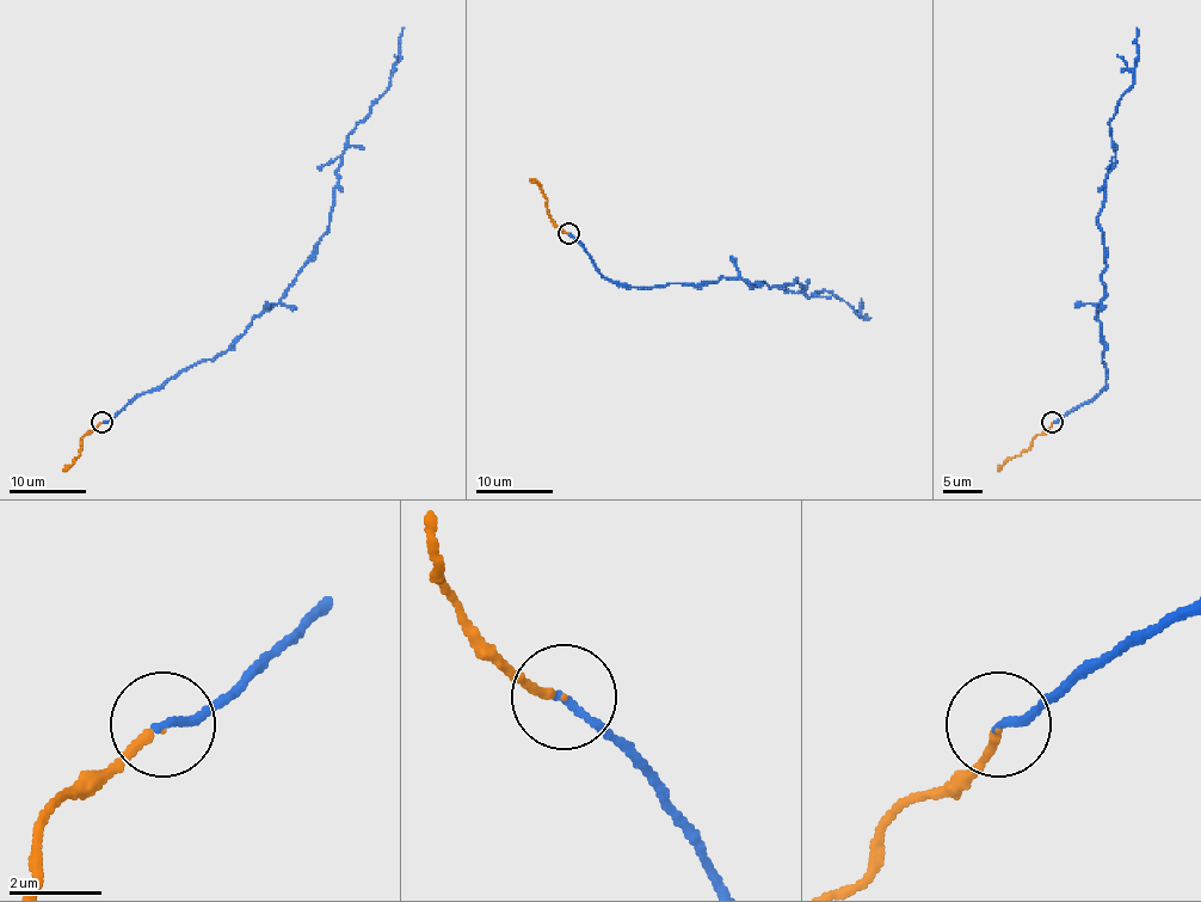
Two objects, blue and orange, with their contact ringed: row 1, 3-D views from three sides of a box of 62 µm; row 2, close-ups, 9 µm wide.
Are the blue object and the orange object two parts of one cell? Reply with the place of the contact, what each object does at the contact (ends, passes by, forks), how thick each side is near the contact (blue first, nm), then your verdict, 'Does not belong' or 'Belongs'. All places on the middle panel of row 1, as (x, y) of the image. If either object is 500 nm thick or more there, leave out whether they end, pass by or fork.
Place: (568, 233). At the ring blue ends. At the ring orange ends. Thickness 170 nm (blue) against 190 nm. Belongs

